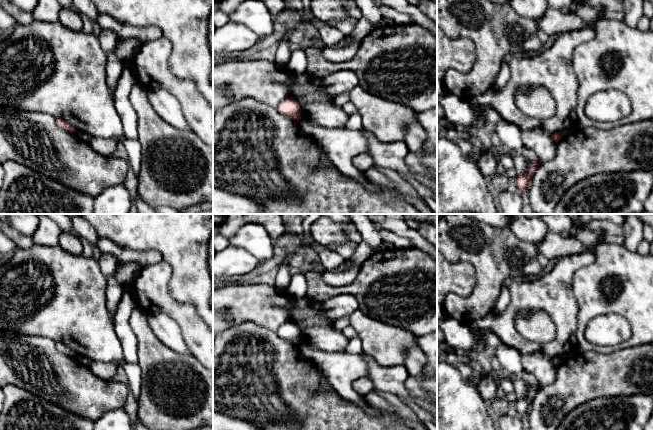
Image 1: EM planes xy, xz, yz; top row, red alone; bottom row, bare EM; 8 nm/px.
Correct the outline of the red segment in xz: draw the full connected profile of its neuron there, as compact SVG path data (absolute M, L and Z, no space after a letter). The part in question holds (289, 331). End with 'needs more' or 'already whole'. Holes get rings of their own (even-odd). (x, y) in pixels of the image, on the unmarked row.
M289 321L281 325L277 334L282 339L289 341L296 346L300 346L301 344L300 329L293 321Z | already whole

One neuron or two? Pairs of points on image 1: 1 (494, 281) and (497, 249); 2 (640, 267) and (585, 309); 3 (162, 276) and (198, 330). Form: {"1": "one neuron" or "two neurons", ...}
{"1": "one neuron", "2": "one neuron", "3": "one neuron"}

